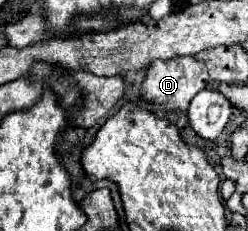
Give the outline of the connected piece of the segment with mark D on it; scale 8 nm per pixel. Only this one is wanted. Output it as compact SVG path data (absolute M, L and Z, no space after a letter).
M179 56L179 58L171 58L171 60L157 60L147 68L147 76L143 82L143 90L145 90L145 100L157 106L163 106L167 110L187 110L189 108L189 100L201 92L209 82L209 74L207 68L201 60L197 60L195 56Z

